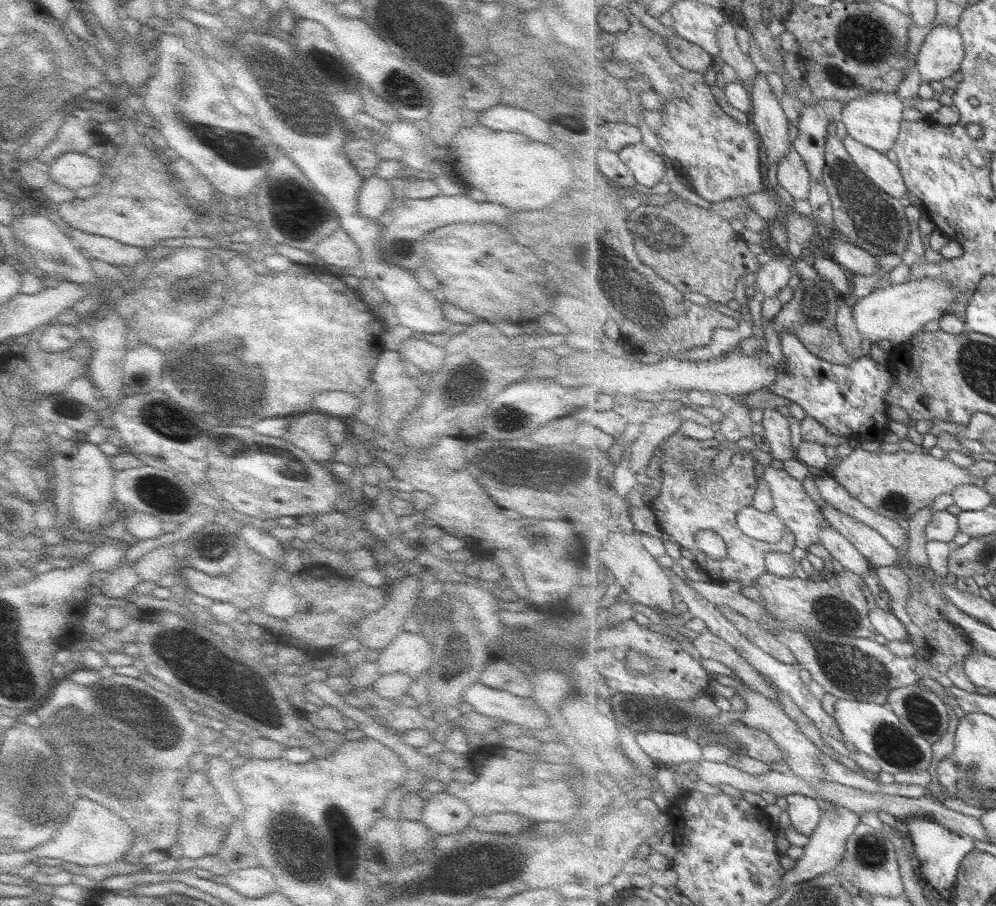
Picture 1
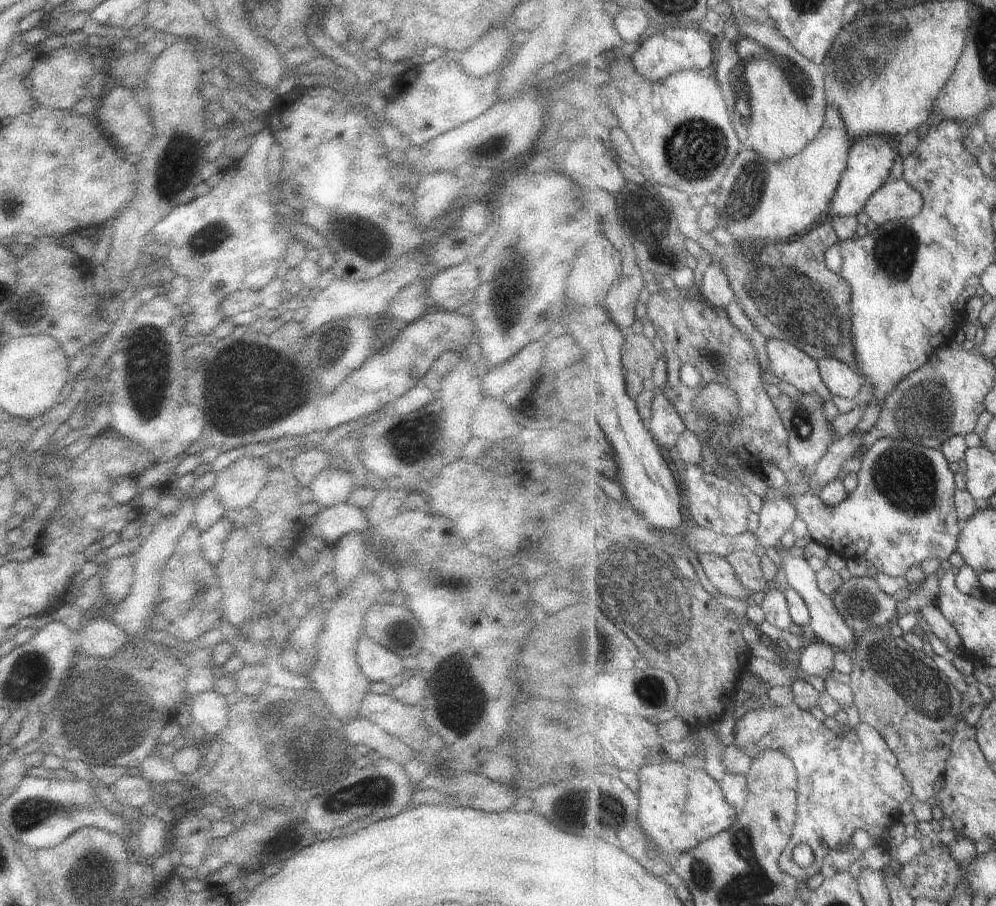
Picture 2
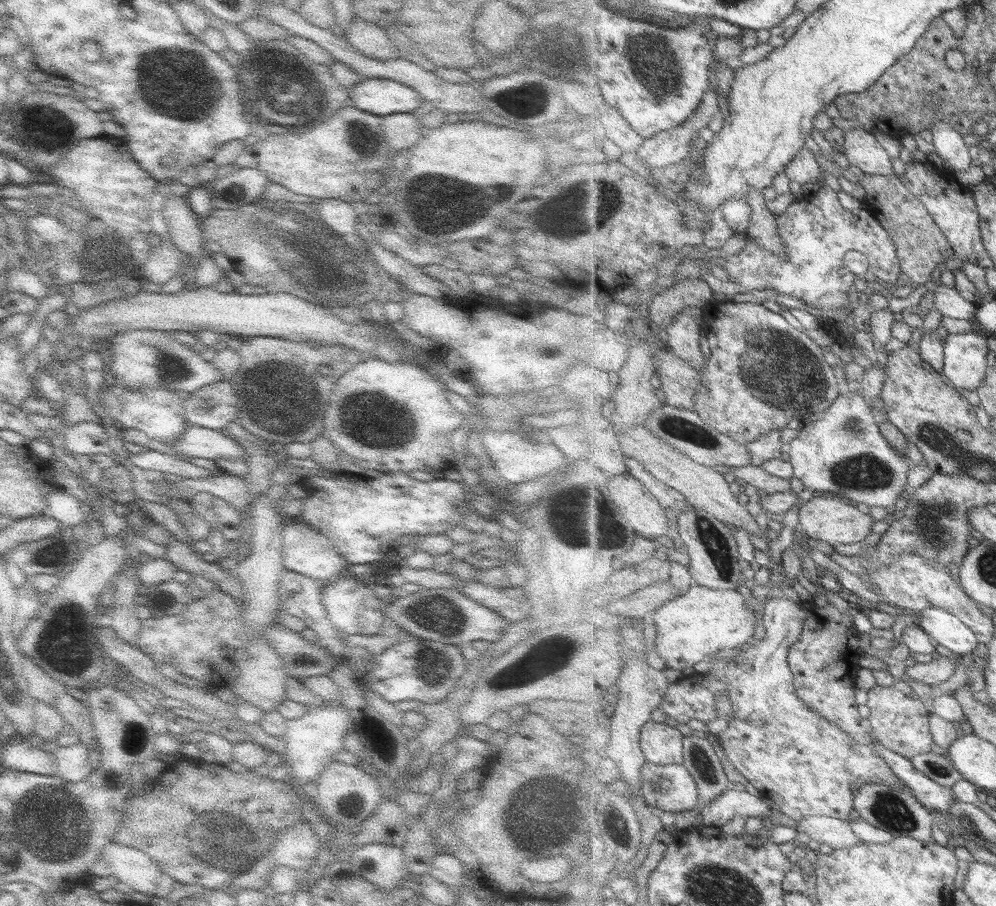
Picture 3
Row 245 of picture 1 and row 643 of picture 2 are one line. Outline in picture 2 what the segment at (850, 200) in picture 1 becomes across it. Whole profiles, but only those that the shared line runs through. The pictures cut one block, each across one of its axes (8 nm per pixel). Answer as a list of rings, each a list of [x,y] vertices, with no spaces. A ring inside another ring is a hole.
[[[885,624],[858,634],[849,683],[858,709],[859,722],[870,724],[879,730],[889,748],[897,754],[901,772],[912,786],[911,799],[926,802],[935,794],[935,782],[944,776],[955,740],[953,728],[964,718],[968,707],[963,706],[963,694],[953,686],[947,674],[937,668],[929,654],[909,646],[904,636],[893,636],[889,627],[890,624]]]

